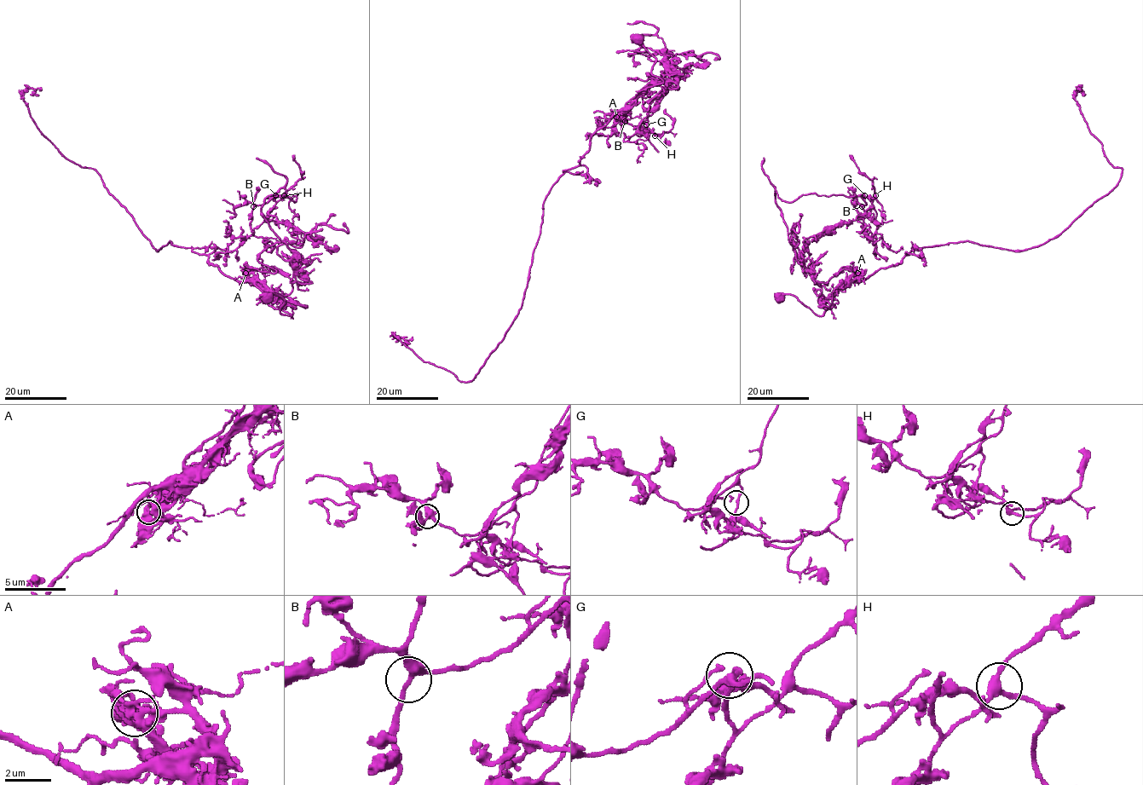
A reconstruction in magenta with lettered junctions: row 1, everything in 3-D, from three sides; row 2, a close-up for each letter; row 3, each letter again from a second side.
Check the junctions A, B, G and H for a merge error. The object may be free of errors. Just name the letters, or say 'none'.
A

